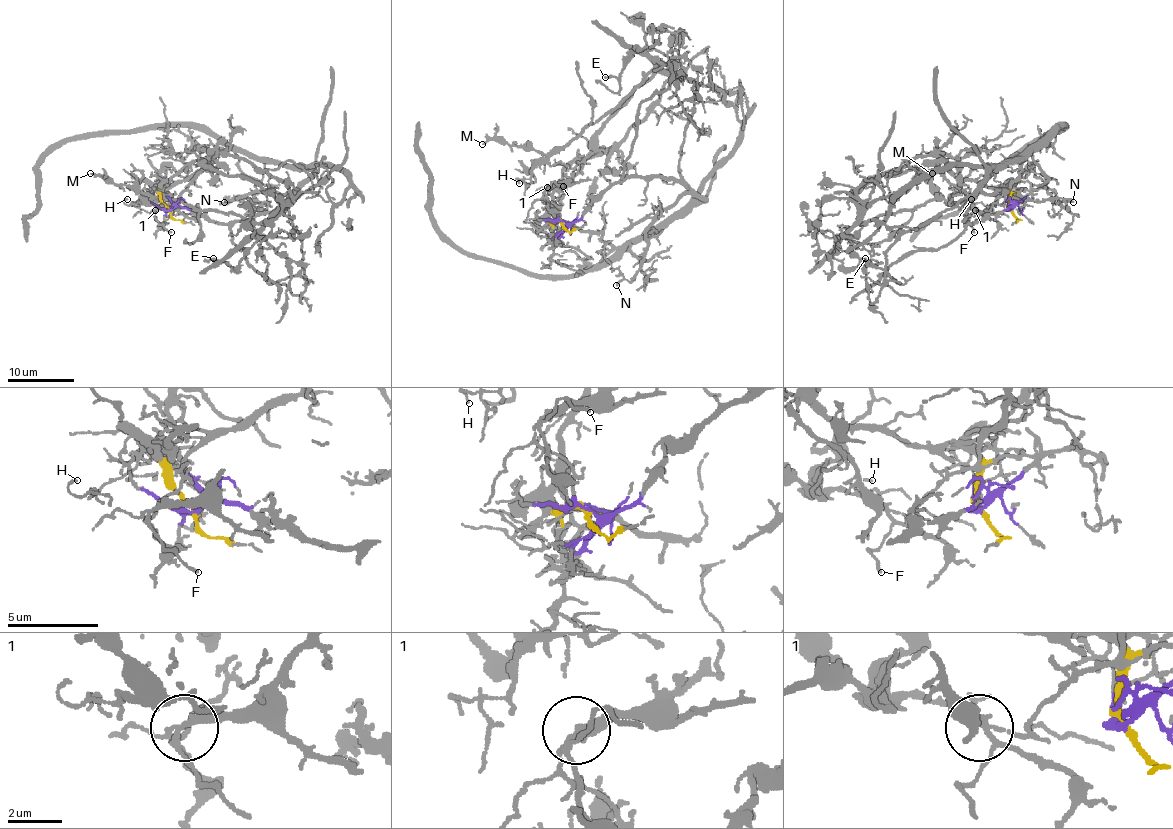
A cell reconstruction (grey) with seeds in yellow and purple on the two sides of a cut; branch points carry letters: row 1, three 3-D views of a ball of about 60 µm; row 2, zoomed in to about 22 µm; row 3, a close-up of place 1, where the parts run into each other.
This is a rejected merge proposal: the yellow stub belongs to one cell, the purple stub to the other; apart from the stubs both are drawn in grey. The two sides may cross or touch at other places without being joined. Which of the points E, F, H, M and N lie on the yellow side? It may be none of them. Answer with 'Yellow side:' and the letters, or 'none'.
Yellow side: E, F, H, M

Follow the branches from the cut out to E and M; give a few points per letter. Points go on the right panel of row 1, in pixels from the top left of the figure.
E: (1010, 209), (1005, 188), (944, 161), (879, 175), (834, 243), (846, 268), (866, 258)
M: (1010, 209), (1005, 188), (927, 161), (872, 178), (853, 196), (859, 223), (942, 196), (932, 173)

